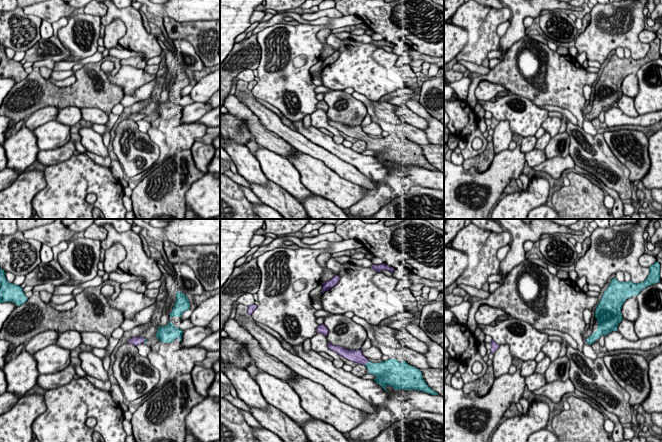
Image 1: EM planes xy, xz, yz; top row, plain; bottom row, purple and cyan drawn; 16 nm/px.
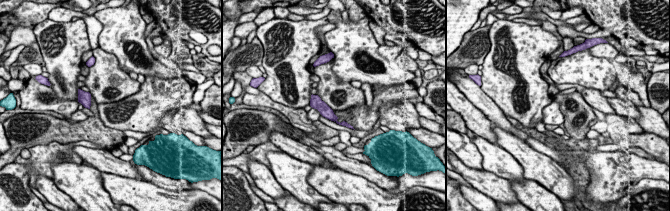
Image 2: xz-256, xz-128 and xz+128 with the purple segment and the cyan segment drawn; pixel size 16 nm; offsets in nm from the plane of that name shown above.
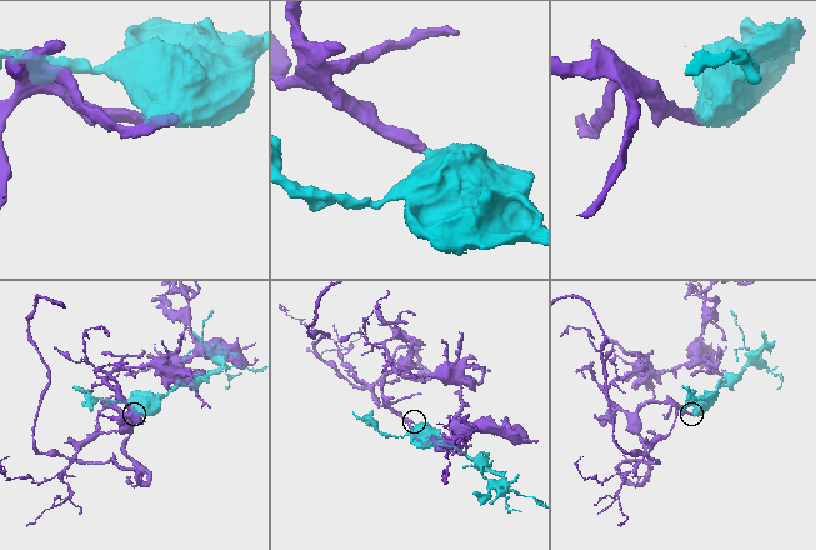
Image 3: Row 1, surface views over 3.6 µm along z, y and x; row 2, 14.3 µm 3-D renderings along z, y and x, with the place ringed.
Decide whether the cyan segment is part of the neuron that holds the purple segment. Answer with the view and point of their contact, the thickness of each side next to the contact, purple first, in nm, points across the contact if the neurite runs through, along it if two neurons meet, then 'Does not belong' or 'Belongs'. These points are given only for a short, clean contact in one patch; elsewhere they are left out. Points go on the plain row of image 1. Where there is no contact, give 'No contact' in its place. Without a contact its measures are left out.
Touches purple at xz (366, 139). Thickness 190 nm (purple) against 240 nm. Path across: xz (356, 132), (366, 139), (373, 144), (380, 145). Belongs

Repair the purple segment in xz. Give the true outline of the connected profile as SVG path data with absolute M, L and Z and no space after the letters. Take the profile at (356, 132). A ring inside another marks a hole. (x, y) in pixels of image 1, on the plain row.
M328 118L329 125L335 127L350 137L366 142L367 150L375 151L374 157L386 166L386 162L392 162L395 166L418 166L431 171L438 171L431 165L422 153L422 148L406 137L399 138L397 135L388 135L383 138L370 138L361 126L348 126L340 122L332 121Z

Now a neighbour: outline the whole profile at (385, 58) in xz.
M377 48L373 54L372 58L379 64L387 67L394 66L399 56L395 53L390 53L382 48Z

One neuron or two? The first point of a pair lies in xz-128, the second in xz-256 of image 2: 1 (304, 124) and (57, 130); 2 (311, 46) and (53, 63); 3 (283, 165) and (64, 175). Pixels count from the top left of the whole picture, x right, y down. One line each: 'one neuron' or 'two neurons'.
1: two neurons
2: one neuron
3: one neuron

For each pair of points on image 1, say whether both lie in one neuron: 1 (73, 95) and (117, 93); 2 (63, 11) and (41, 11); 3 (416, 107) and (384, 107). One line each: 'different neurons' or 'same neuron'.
1: same neuron
2: same neuron
3: same neuron

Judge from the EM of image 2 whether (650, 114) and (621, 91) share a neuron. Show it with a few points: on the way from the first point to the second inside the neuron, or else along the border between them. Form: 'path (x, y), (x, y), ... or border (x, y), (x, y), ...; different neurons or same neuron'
path (643, 111), (628, 95); same neuron

